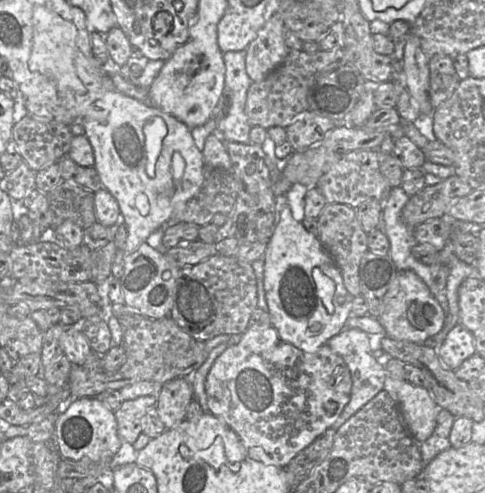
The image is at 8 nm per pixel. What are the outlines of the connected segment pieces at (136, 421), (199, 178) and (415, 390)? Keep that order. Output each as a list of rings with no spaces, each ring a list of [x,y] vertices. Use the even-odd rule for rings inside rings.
[[[153,395],[127,400],[115,412],[117,432],[122,442],[134,444],[142,433],[142,419],[151,407],[156,407],[157,398]]]
[[[114,89],[95,101],[87,110],[83,118],[85,135],[88,138],[94,153],[94,167],[100,177],[102,187],[106,189],[118,202],[121,220],[127,228],[125,256],[136,251],[149,236],[170,220],[173,211],[182,211],[185,204],[198,193],[205,176],[202,151],[195,145],[192,130],[182,121],[163,113],[146,101],[139,101],[126,96]],[[175,152],[181,154],[185,162],[185,170],[179,183],[176,183],[176,192],[171,199],[164,196],[164,191],[173,186],[171,174],[171,160]],[[144,193],[149,201],[150,210],[146,216],[140,214],[136,206],[136,197]]]
[[[402,381],[398,406],[409,434],[418,442],[426,441],[434,432],[440,410],[430,392],[424,387]]]

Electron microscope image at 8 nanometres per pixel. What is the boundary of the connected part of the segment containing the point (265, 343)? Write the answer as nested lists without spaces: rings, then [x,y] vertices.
[[[249,324],[246,331],[241,335],[240,341],[236,344],[228,345],[216,358],[209,370],[206,380],[209,412],[222,419],[237,434],[244,449],[261,447],[271,457],[273,463],[282,468],[285,468],[299,452],[309,446],[317,437],[334,425],[350,400],[351,389],[352,378],[347,365],[339,355],[330,349],[328,344],[324,344],[316,352],[304,352],[292,344],[283,341],[272,324]]]

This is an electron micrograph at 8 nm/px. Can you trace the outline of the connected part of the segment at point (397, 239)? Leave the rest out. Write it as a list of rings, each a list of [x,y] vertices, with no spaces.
[[[401,186],[392,188],[382,205],[381,228],[389,239],[389,255],[398,271],[411,270],[415,272],[428,286],[435,290],[430,266],[420,263],[412,254],[412,247],[416,243],[412,228],[408,227],[402,218],[402,211],[410,197]]]

